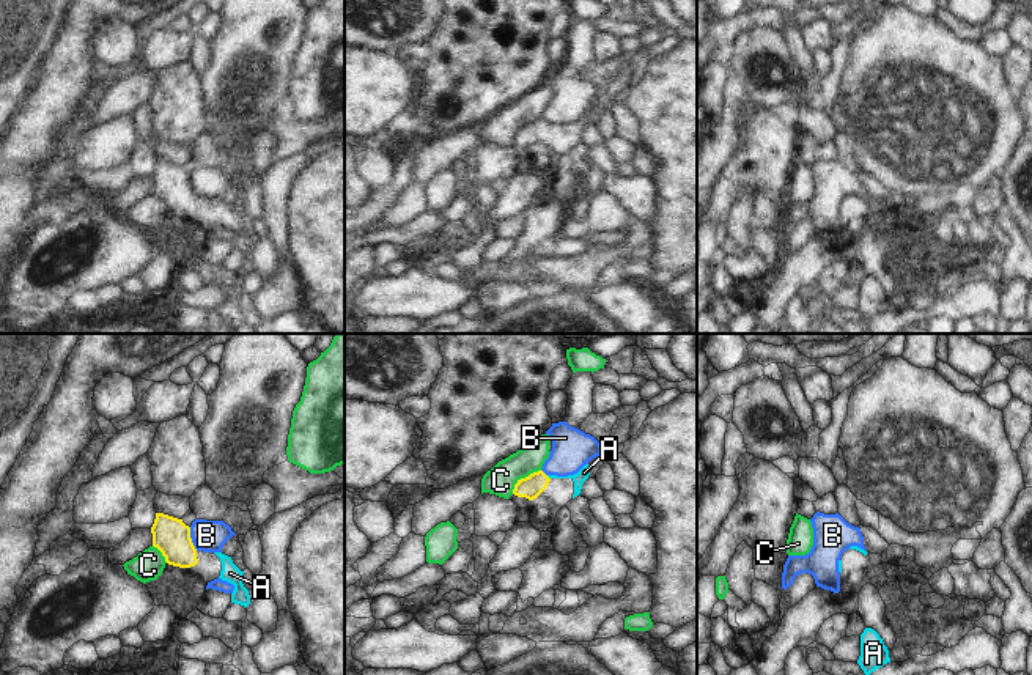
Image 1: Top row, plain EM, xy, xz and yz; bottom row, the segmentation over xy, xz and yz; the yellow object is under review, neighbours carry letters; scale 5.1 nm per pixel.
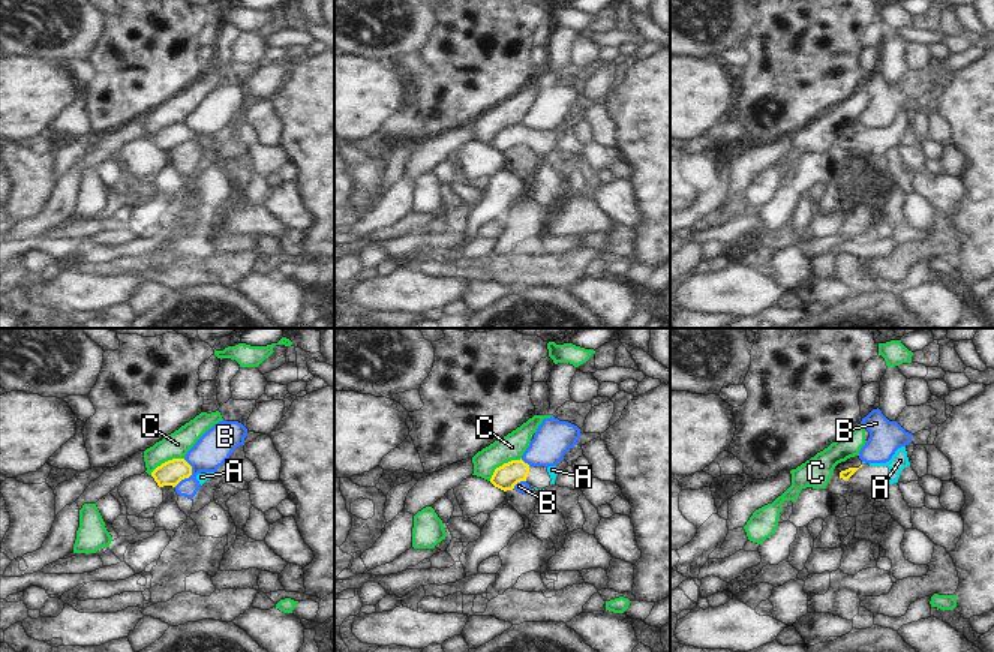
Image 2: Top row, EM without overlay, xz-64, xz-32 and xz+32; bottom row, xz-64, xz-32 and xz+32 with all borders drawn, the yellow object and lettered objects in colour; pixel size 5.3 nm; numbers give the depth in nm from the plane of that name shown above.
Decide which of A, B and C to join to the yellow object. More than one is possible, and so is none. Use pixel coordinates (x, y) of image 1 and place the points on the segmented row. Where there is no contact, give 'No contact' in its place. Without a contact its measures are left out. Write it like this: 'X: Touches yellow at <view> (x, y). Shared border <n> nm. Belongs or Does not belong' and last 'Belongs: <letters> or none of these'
A: Touches yellow at xz (548, 477). Shared border 30 nm. Belongs
B: Touches yellow at xy (191, 538). Shared border 130 nm. Does not belong
C: Touches yellow at xz (523, 479). Shared border 200 nm. Does not belong
Belongs: A

